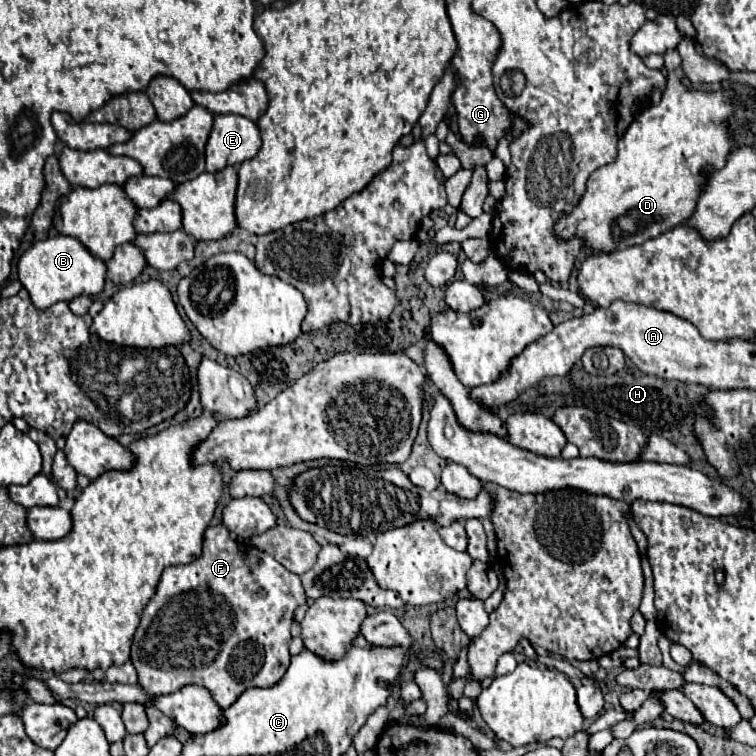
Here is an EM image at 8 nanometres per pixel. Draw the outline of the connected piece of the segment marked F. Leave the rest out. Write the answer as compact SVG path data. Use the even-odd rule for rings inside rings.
M216 525L216 527L208 527L204 533L204 553L200 559L188 563L188 565L176 565L176 567L168 567L162 573L162 579L156 587L154 597L148 601L144 613L142 613L142 621L140 627L136 629L134 635L134 643L132 643L132 663L138 671L138 683L150 693L150 695L168 695L168 693L176 693L186 685L202 685L206 689L210 689L214 701L226 709L230 707L246 689L250 687L272 687L276 685L288 665L290 665L290 653L288 653L288 643L290 643L290 625L294 621L294 611L306 603L306 595L302 593L302 585L300 585L300 577L286 571L274 557L270 557L268 553L252 547L252 545L244 545L240 541L230 539L228 529L224 525Z

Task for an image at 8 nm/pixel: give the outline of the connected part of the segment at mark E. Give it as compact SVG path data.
M214 117L214 129L206 145L206 171L218 173L228 165L252 159L262 147L260 129L246 117Z

